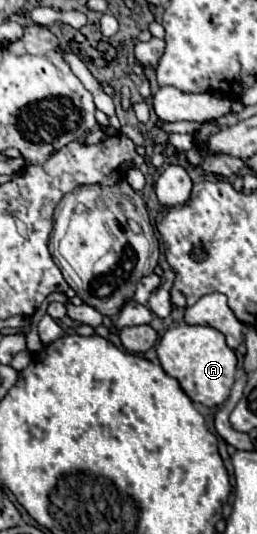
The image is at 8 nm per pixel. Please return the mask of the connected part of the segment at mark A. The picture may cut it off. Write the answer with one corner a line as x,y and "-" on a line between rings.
180,323
162,335
156,345
156,353
162,369
170,377
178,379
192,401
198,401
206,407
218,407
228,399
230,387
236,379
236,355
226,345
224,335
214,327

